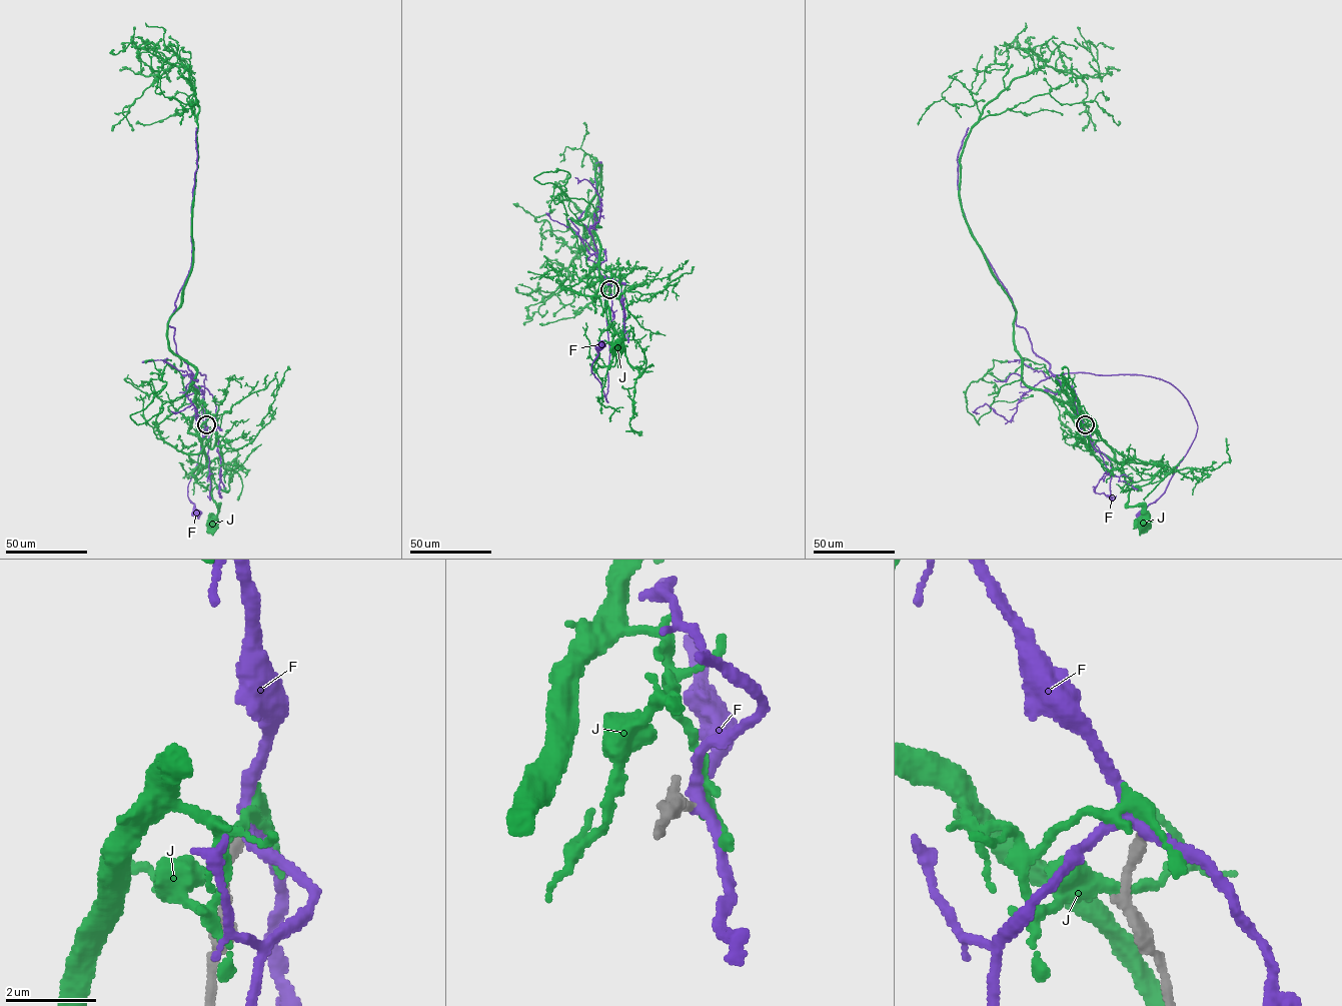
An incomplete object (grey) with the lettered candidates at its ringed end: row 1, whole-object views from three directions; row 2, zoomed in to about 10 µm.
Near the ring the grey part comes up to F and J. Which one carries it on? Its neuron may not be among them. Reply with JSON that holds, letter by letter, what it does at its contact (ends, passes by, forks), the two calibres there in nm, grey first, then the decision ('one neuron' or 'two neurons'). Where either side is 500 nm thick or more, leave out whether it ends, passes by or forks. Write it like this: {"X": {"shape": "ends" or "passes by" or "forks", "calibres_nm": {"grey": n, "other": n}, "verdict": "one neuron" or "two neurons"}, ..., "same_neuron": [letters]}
{"F": {"shape": "forks", "calibres_nm": {"grey": 240, "other": 240}, "verdict": "two neurons"}, "J": {"shape": "passes by", "calibres_nm": {"grey": 200, "other": 300}, "verdict": "two neurons"}, "same_neuron": []}

